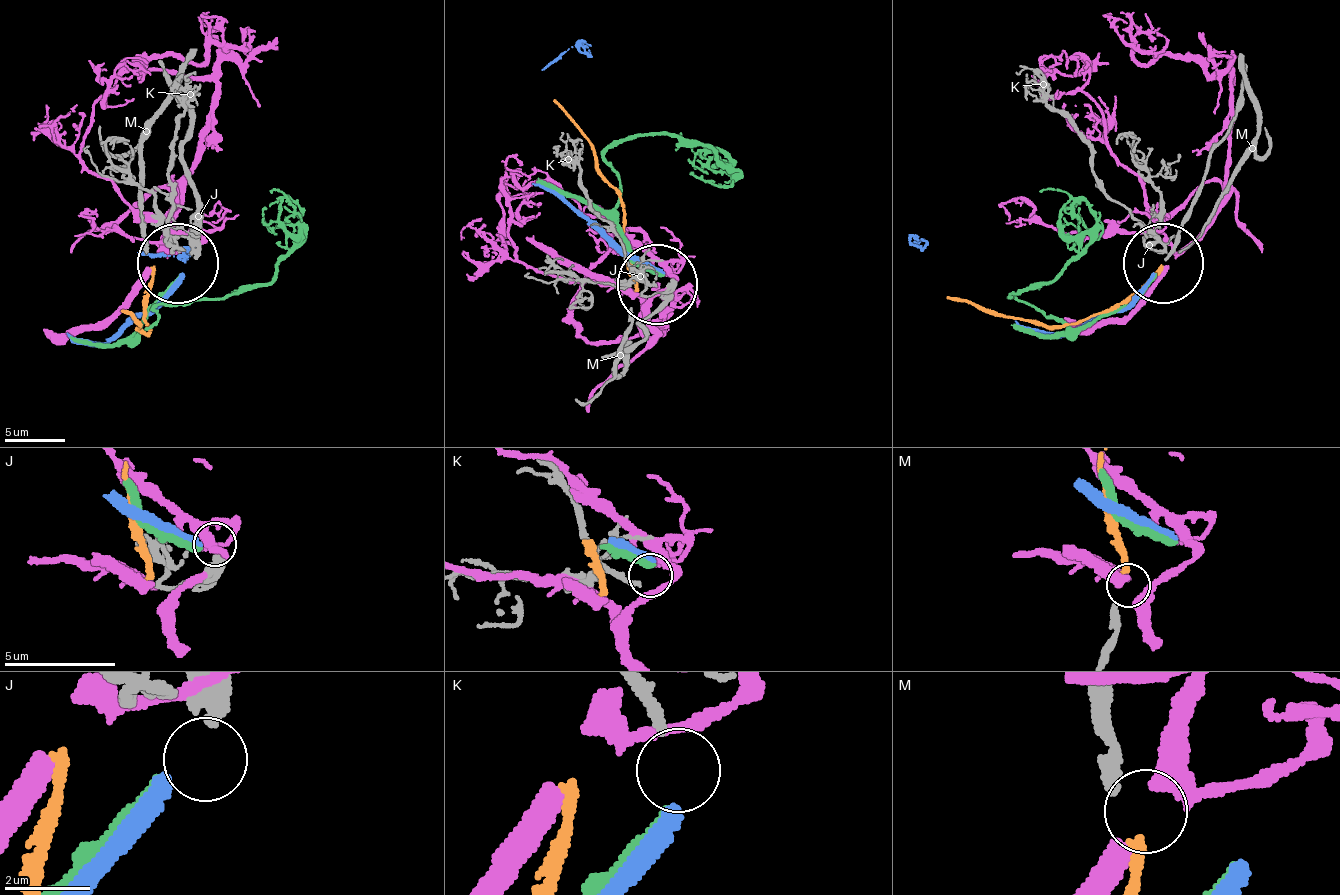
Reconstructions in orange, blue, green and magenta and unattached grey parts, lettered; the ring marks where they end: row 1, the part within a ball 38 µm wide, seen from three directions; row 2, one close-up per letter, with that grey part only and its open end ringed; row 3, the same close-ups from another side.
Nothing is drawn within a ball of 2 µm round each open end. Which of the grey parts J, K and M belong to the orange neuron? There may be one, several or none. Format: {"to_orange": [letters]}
{"to_orange": ["M"]}

